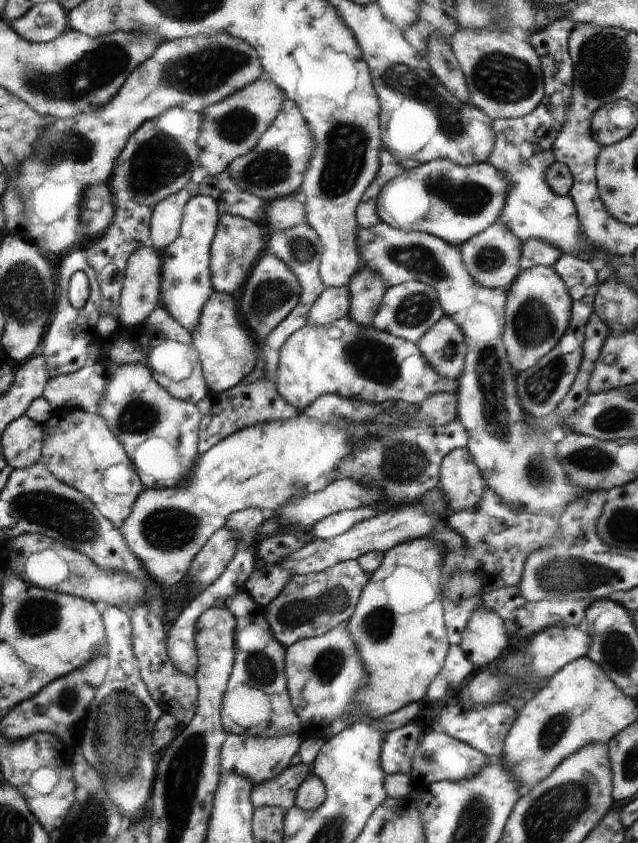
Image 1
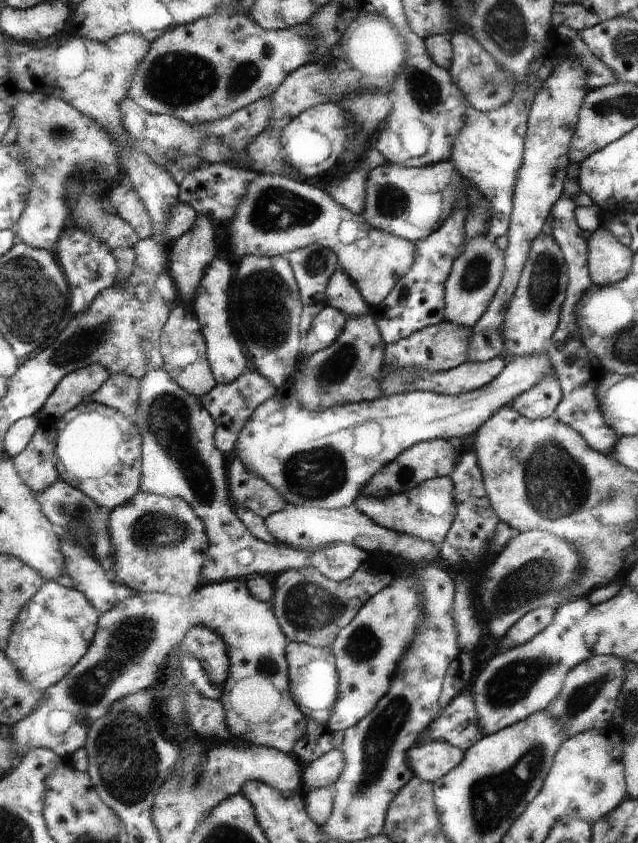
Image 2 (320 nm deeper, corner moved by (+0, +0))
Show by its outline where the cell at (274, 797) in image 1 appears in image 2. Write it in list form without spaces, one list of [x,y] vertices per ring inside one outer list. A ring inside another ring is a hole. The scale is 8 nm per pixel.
[[[339,748],[322,754],[316,760],[305,764],[304,786],[306,789],[333,788],[340,774],[344,773],[344,752]]]

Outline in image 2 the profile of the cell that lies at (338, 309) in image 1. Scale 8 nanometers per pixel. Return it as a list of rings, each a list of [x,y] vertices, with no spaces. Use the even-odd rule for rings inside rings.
[[[327,305],[314,318],[312,327],[306,334],[306,355],[314,355],[318,350],[327,349],[339,339],[347,323],[347,316],[342,311]]]

